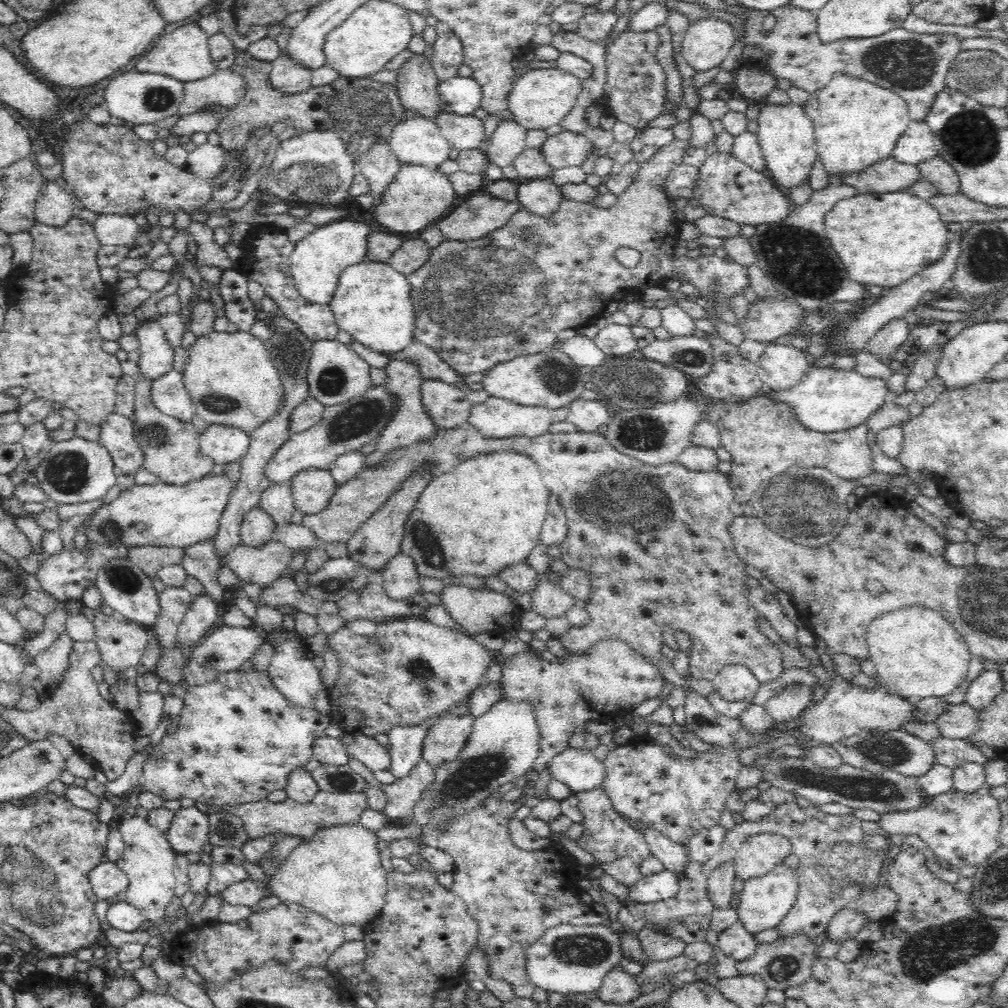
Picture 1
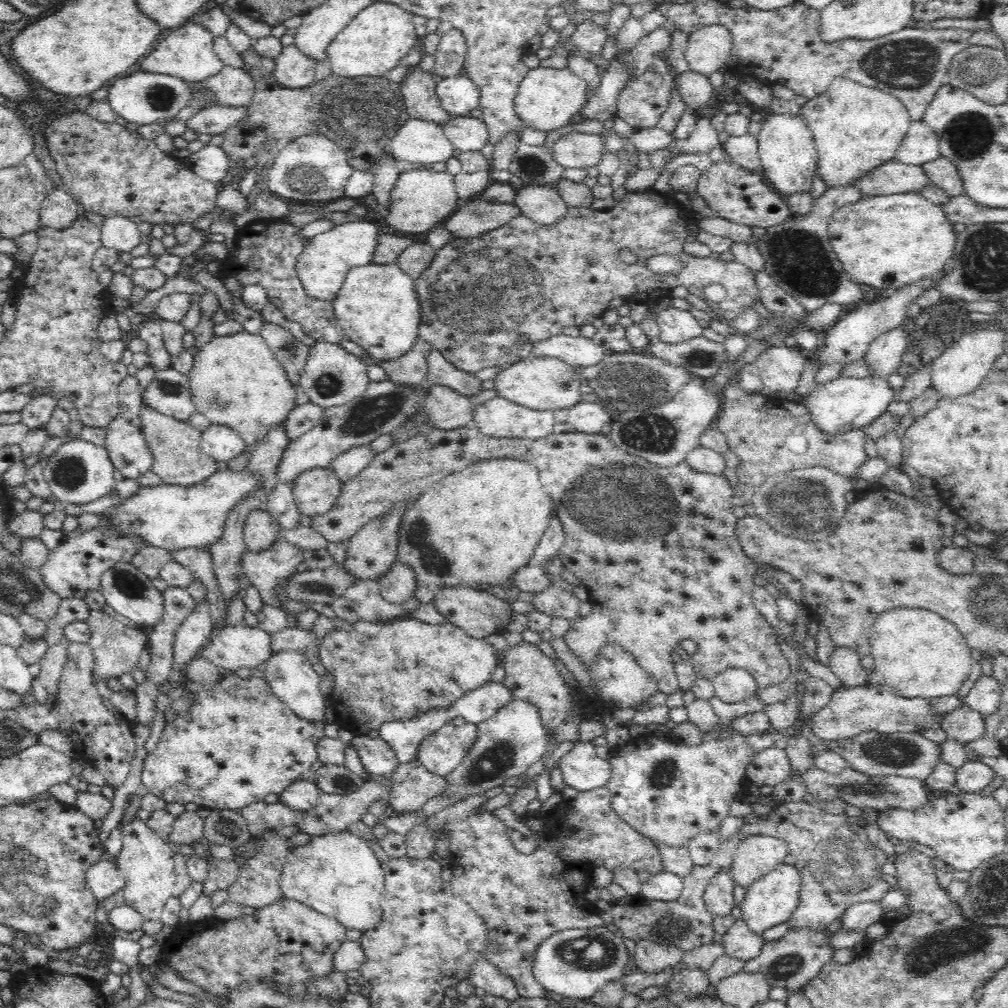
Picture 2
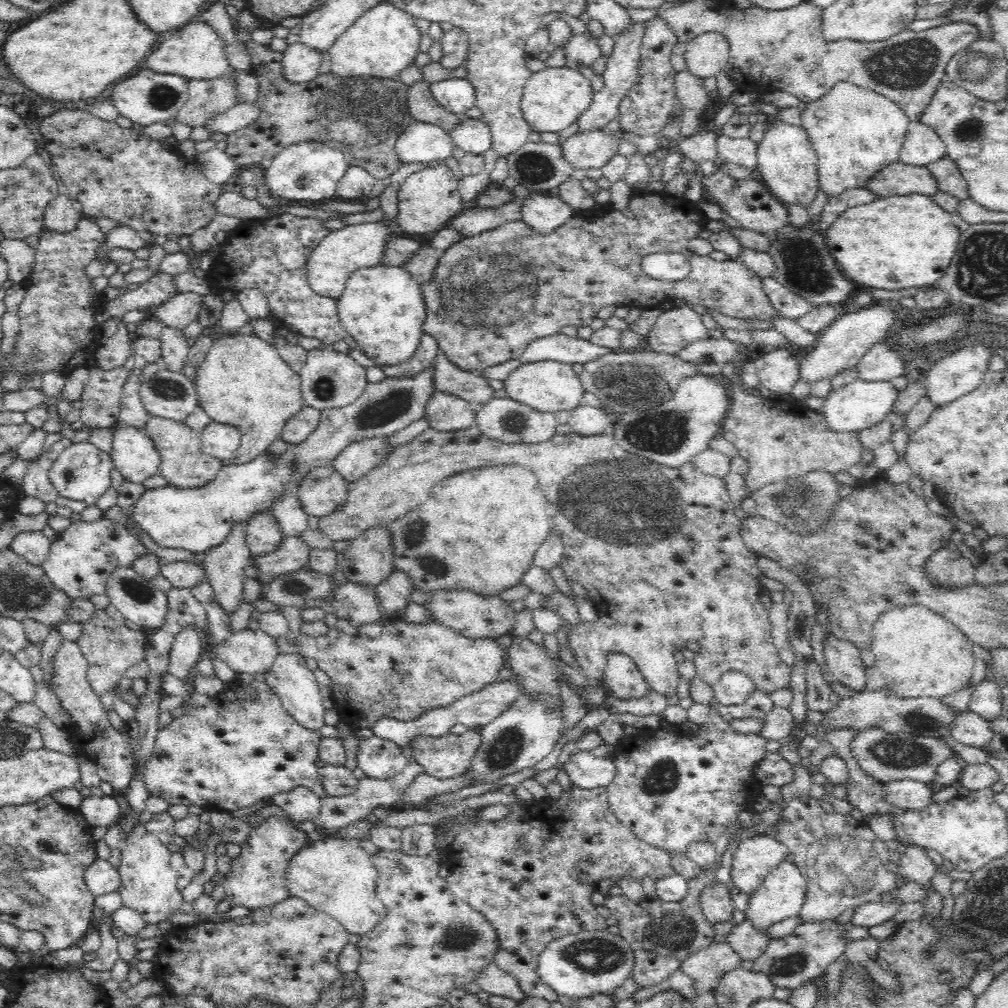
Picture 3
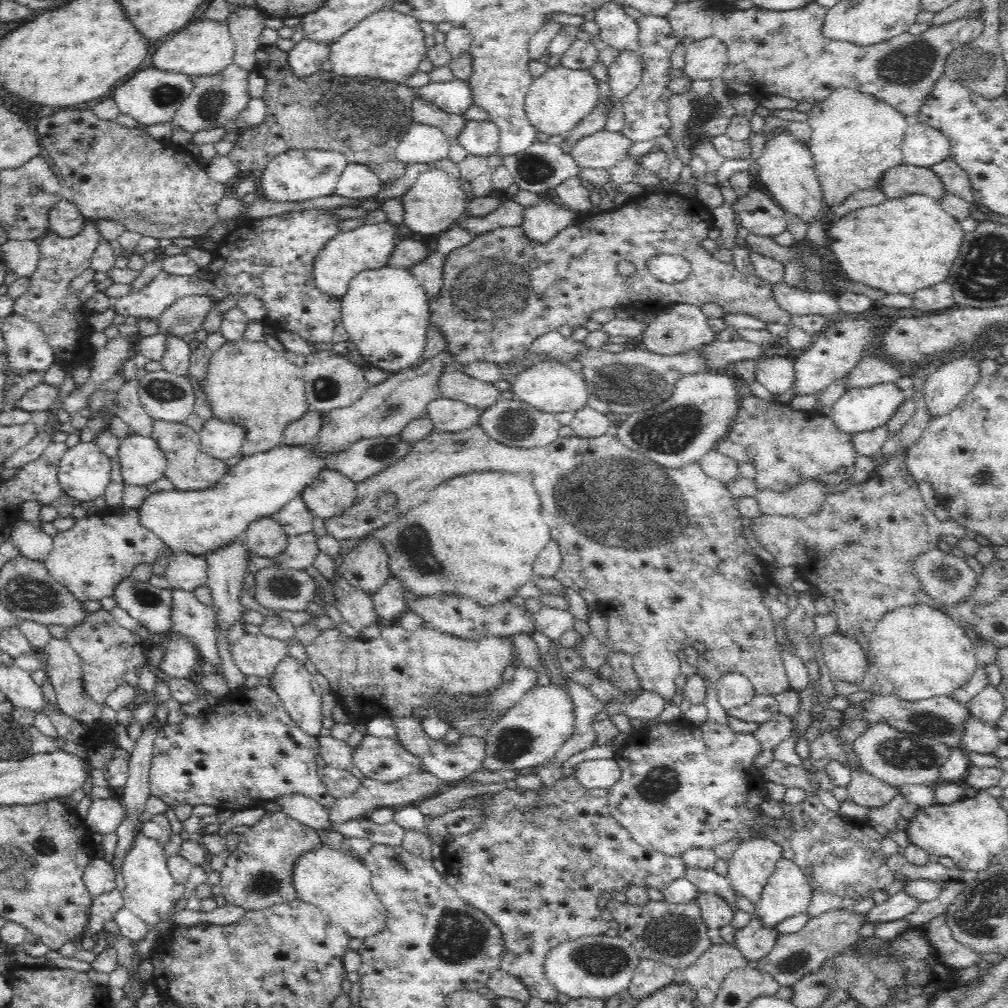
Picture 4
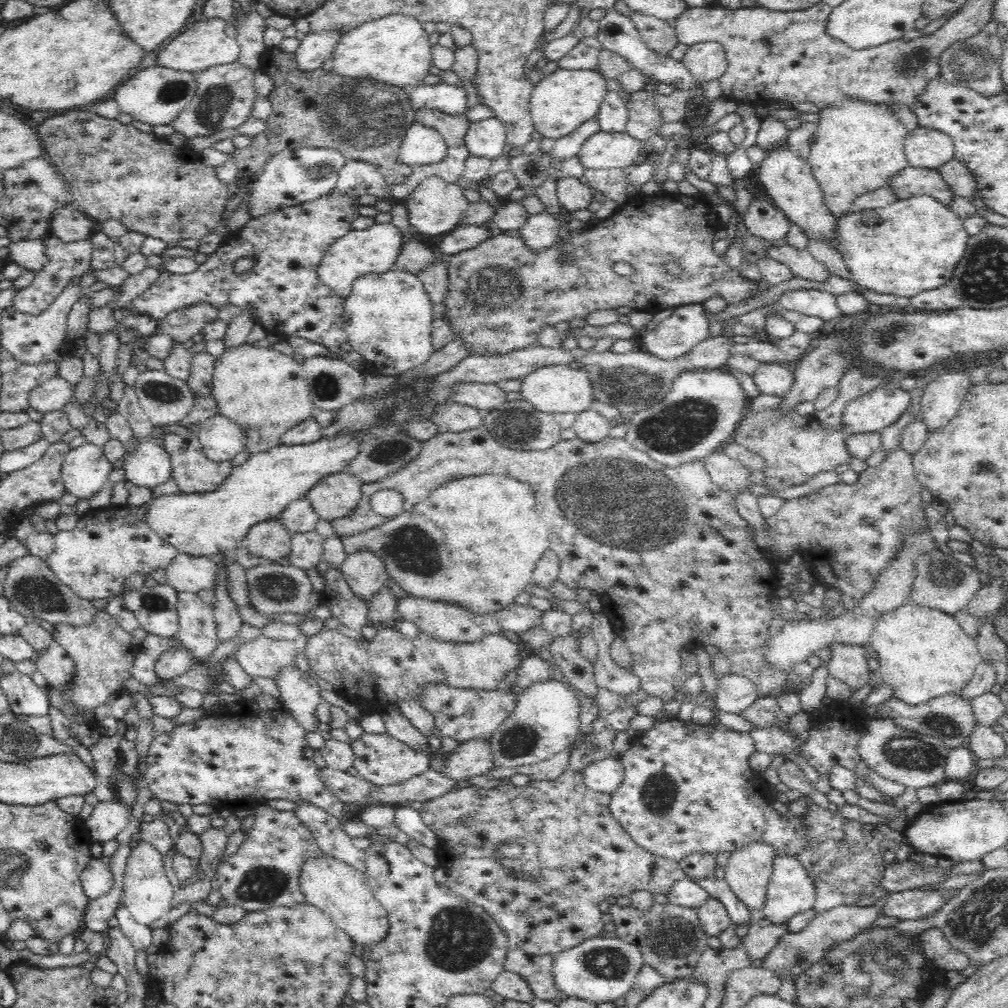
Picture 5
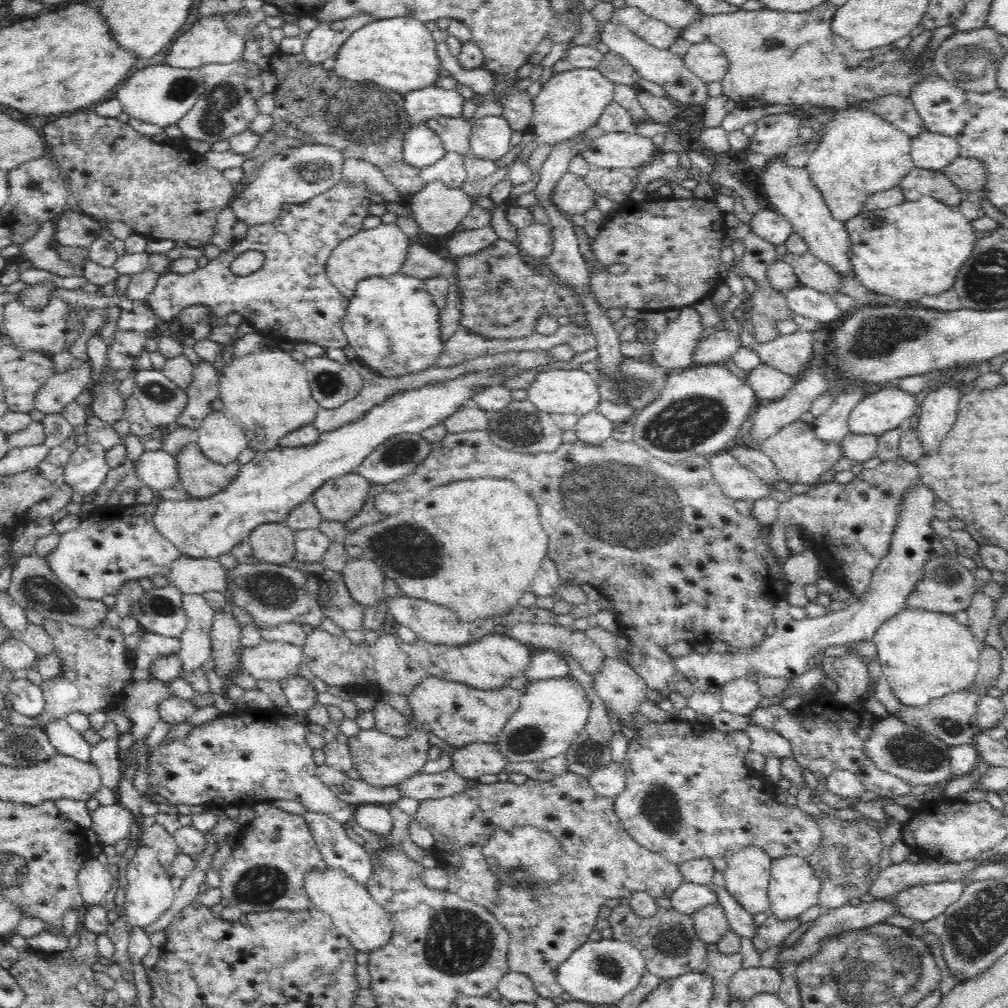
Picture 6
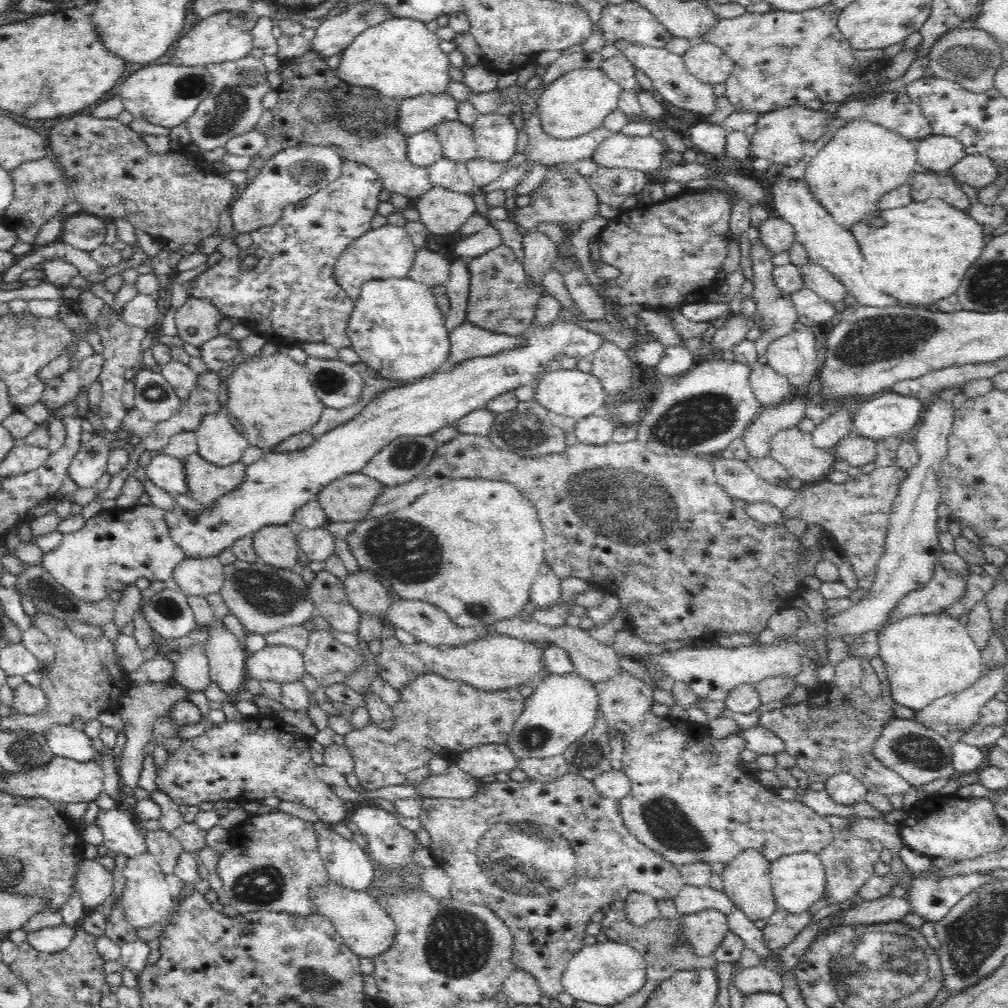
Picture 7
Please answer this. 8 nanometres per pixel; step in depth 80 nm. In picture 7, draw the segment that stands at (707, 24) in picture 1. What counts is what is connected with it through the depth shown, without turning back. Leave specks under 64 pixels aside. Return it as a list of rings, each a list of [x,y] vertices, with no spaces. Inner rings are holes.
[[[706,41],[695,42],[683,60],[692,76],[711,85],[726,82],[734,68],[734,62],[720,46]]]

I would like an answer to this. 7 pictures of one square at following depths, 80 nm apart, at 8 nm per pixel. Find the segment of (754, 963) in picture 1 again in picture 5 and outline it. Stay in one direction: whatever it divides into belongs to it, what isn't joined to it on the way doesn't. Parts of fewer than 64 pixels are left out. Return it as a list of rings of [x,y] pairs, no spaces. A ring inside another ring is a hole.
[[[882,903],[865,907],[858,907],[855,904],[837,906],[817,913],[808,926],[800,932],[784,934],[768,956],[762,960],[761,966],[778,973],[782,980],[786,977],[797,980],[798,976],[808,970],[811,964],[818,962],[826,951],[829,951],[835,944],[850,940],[854,935],[860,934],[874,924],[874,920],[879,916],[882,916]]]

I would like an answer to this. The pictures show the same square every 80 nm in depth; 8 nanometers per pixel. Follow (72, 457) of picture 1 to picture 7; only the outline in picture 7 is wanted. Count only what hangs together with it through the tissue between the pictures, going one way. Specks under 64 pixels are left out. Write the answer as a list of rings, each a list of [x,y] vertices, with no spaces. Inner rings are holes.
[[[92,434],[92,438],[81,444],[74,455],[68,477],[80,488],[90,488],[107,472],[108,456],[112,448],[102,435]]]

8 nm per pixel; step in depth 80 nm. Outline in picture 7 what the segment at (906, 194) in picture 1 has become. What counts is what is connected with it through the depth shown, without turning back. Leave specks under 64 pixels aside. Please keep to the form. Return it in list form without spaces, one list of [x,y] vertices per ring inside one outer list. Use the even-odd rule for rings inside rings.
[[[938,198],[914,201],[908,206],[890,210],[879,209],[874,214],[866,216],[864,220],[860,220],[858,224],[854,224],[850,232],[860,245],[865,261],[863,274],[871,287],[880,288],[882,292],[898,298],[900,302],[908,302],[908,306],[924,305],[924,308],[928,304],[936,304],[938,300],[956,294],[964,274],[968,272],[968,268],[976,264],[986,246],[986,229],[982,230],[982,225],[976,222],[970,213]]]

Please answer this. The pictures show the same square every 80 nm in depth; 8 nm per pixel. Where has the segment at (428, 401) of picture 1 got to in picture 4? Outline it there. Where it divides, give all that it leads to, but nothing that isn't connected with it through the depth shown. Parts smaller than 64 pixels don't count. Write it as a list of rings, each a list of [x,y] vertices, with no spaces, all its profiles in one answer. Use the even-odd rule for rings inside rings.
[[[439,397],[427,410],[427,417],[434,423],[436,431],[460,432],[478,425],[481,410],[461,401]]]

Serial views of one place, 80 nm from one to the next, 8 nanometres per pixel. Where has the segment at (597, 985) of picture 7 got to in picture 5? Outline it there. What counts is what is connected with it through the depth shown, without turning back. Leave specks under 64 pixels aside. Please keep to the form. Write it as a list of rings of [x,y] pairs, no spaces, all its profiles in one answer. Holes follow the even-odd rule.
[[[605,934],[588,938],[578,946],[560,952],[554,958],[552,975],[556,979],[556,986],[569,997],[602,1004],[602,1002],[618,1000],[630,992],[644,964],[638,946],[614,935]]]

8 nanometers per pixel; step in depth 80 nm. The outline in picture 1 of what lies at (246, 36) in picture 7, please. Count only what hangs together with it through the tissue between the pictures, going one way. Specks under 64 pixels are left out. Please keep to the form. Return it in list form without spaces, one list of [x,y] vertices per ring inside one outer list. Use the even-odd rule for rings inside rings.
[[[197,22],[180,26],[168,34],[163,33],[154,42],[154,48],[150,48],[150,52],[142,56],[136,70],[168,75],[183,83],[202,80],[214,74],[217,69],[217,65],[210,55],[210,49],[208,49],[208,38],[208,33],[204,32]]]

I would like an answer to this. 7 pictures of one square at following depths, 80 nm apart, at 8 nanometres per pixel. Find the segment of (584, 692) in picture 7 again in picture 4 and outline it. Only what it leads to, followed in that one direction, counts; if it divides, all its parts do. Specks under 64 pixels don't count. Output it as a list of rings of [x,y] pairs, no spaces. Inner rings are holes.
[[[554,683],[534,685],[521,700],[493,724],[485,737],[486,752],[481,770],[525,769],[550,761],[573,736],[575,708],[569,692]]]

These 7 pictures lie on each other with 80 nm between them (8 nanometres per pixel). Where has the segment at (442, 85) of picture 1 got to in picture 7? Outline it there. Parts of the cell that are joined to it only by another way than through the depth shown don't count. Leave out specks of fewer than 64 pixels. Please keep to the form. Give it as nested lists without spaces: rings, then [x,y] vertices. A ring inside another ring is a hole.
[[[422,94],[404,98],[398,109],[397,120],[400,132],[410,138],[412,134],[431,130],[442,122],[456,121],[459,102],[447,94]]]

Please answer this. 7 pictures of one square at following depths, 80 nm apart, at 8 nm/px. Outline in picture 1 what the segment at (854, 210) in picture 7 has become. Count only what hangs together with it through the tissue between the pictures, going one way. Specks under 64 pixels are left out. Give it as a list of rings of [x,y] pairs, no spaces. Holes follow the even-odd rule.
[[[839,72],[828,86],[816,90],[803,107],[813,122],[819,160],[832,181],[837,181],[840,174],[860,172],[882,158],[892,157],[896,142],[912,121],[901,96],[867,80]]]

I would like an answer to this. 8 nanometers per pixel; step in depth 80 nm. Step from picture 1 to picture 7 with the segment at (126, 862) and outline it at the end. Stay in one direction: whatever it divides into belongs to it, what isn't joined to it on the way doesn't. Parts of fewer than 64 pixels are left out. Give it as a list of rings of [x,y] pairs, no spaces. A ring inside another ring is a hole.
[[[146,852],[146,854],[129,858],[123,873],[126,878],[126,886],[121,896],[121,907],[125,919],[136,929],[148,928],[162,922],[174,907],[174,896],[170,893],[169,886],[165,882],[166,875],[158,865],[156,857]]]

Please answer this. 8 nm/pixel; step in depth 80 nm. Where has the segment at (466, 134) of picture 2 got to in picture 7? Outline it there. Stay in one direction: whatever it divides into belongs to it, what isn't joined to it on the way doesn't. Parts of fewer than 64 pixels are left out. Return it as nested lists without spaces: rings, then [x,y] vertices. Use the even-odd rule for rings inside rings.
[[[481,114],[471,127],[478,159],[502,163],[517,153],[518,129],[508,115]]]

